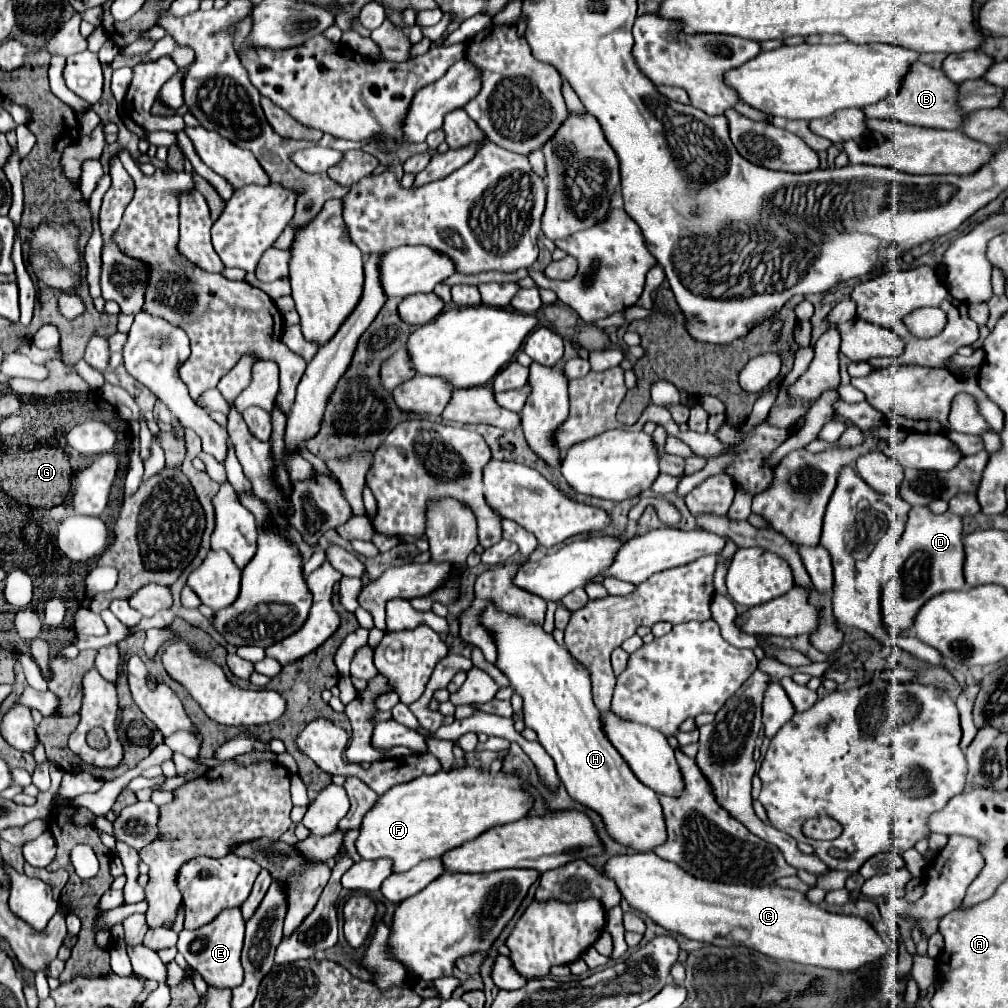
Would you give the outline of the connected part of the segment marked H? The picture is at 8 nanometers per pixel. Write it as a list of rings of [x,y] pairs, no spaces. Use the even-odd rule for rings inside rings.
[[[491,602],[479,616],[479,624],[493,634],[497,646],[495,668],[507,676],[515,694],[523,698],[525,726],[537,732],[539,744],[555,760],[557,774],[569,796],[597,810],[617,842],[639,852],[663,844],[667,834],[659,796],[637,780],[629,764],[607,740],[601,712],[593,704],[587,668],[583,668],[565,646],[559,646],[553,634],[547,634],[541,624],[507,616]]]

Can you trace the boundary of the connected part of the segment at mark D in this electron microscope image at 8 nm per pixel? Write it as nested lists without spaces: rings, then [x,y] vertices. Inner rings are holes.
[[[913,506],[895,554],[885,558],[885,582],[881,586],[883,622],[895,630],[909,630],[919,608],[929,598],[949,590],[963,590],[963,562],[963,520],[951,512],[933,514],[925,506]]]

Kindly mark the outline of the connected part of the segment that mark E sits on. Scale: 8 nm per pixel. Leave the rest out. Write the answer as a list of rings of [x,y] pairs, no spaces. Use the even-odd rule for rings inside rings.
[[[239,908],[223,910],[213,924],[205,924],[199,930],[181,930],[177,950],[185,956],[187,964],[201,974],[201,978],[213,988],[237,988],[243,982],[241,948],[243,948],[245,920]]]

